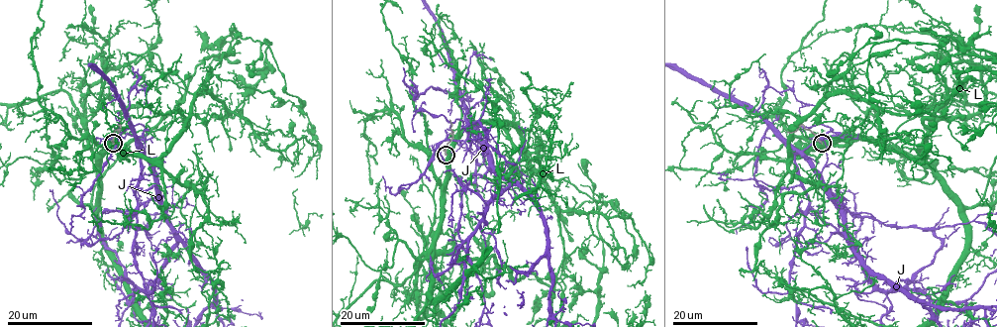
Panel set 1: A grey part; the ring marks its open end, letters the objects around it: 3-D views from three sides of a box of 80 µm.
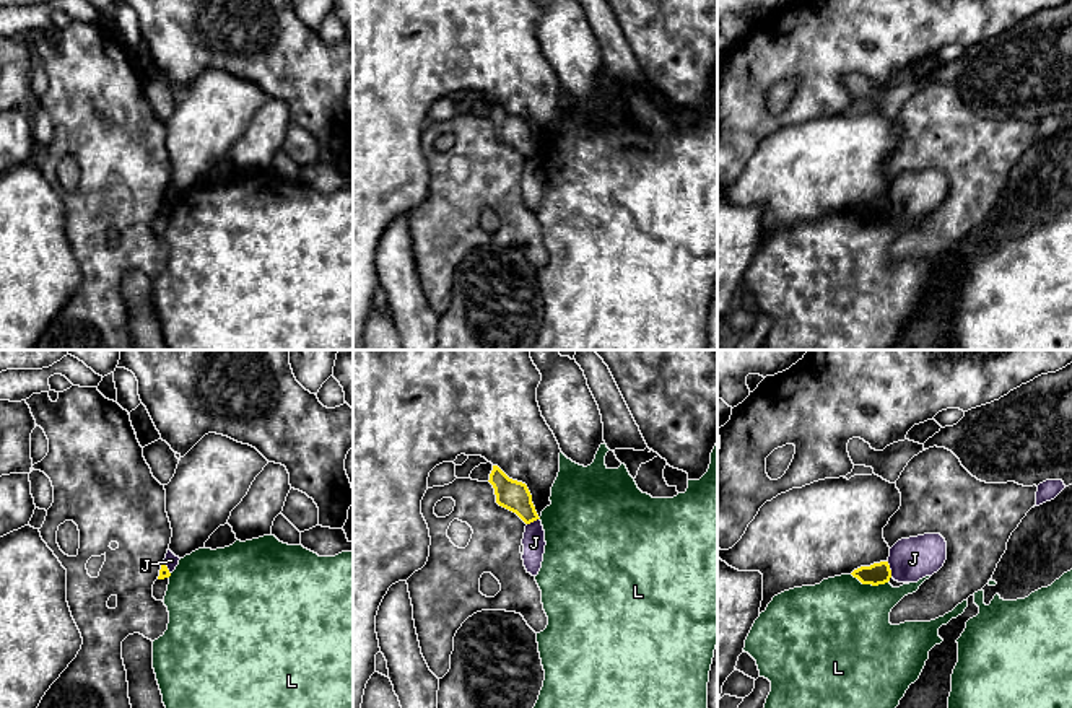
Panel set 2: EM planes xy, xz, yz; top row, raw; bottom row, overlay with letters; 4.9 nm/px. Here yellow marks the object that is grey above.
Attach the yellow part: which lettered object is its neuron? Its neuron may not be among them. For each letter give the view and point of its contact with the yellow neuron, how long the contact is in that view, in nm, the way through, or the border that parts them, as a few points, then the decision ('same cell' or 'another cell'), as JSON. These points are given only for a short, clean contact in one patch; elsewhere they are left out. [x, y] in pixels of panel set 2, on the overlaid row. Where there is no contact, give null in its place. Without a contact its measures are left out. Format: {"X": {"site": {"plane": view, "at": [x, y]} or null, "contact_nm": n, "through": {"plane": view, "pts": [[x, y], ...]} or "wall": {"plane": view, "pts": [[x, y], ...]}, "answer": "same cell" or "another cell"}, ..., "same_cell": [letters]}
{"J": {"site": {"plane": "yz", "at": [890, 570]}, "contact_nm": 80, "wall": {"plane": "yz", "pts": [[887, 562], [892, 576]]}, "answer": "another cell"}, "L": {"site": {"plane": "yz", "at": [871, 583]}, "contact_nm": 200, "wall": {"plane": "yz", "pts": [[851, 573], [862, 583], [884, 585], [888, 581]]}, "answer": "another cell"}, "same_cell": []}

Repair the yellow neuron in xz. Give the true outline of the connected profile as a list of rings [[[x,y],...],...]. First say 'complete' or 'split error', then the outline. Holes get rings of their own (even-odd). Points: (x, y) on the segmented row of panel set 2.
complete | [[[493,465],[488,482],[499,506],[516,513],[525,524],[540,519],[525,483],[509,479],[498,465]]]

